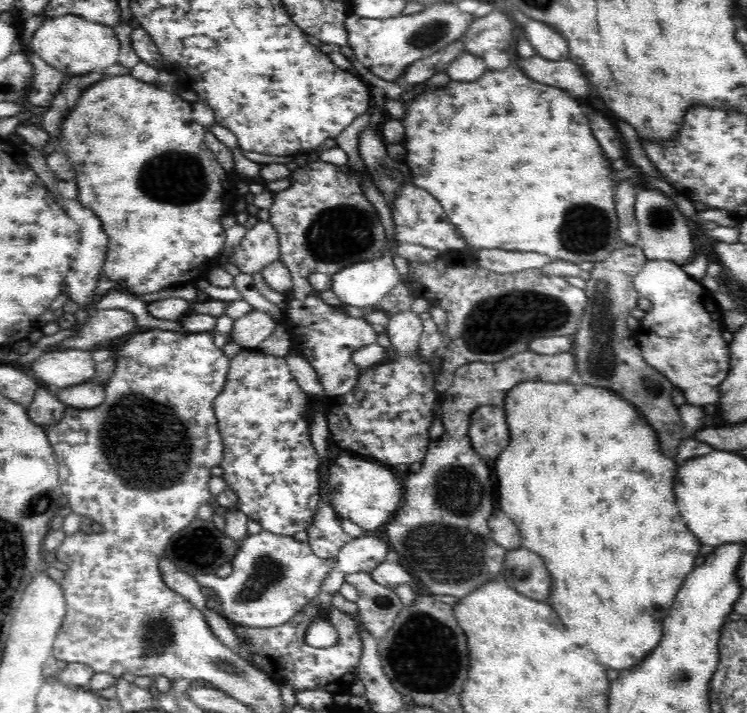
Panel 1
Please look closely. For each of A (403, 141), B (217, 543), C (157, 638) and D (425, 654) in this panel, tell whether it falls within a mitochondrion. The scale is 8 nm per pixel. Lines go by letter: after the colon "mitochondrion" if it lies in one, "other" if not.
A: other
B: mitochondrion
C: mitochondrion
D: mitochondrion

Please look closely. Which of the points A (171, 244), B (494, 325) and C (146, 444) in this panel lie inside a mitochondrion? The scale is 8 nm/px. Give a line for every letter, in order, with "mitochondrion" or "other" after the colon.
A: other
B: mitochondrion
C: mitochondrion

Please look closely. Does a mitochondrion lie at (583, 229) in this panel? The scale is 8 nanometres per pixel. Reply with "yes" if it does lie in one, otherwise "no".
yes

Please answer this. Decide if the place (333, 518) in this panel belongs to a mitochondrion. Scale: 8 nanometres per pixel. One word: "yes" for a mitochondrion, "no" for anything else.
no

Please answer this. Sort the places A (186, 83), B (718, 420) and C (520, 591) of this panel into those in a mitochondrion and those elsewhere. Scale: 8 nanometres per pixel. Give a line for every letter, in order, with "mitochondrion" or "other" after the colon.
A: other
B: other
C: other

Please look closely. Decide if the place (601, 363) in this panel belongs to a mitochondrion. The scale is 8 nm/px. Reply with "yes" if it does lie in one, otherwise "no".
yes

